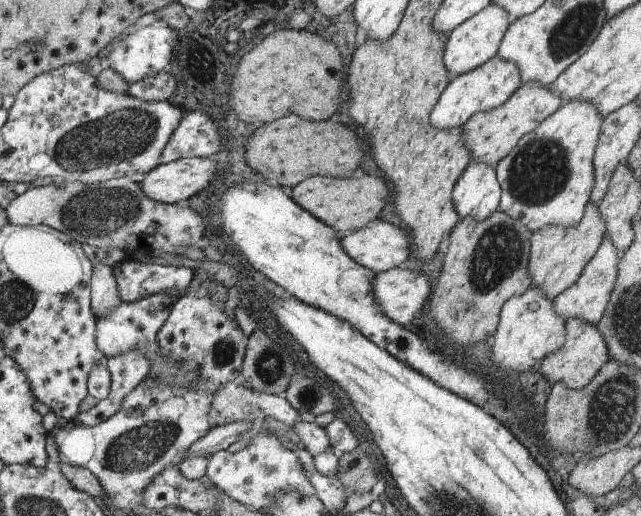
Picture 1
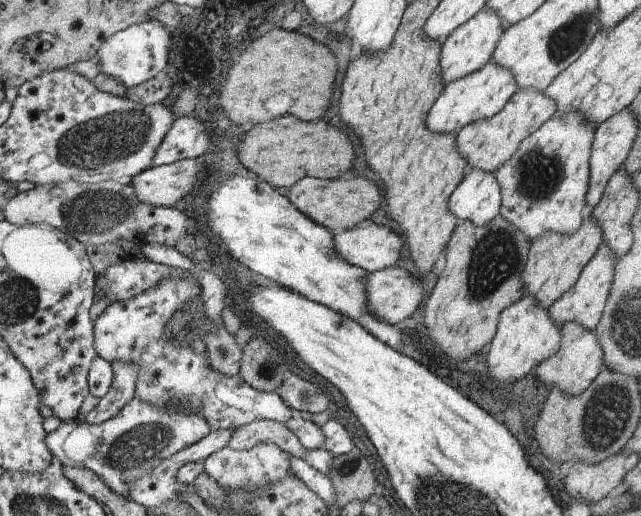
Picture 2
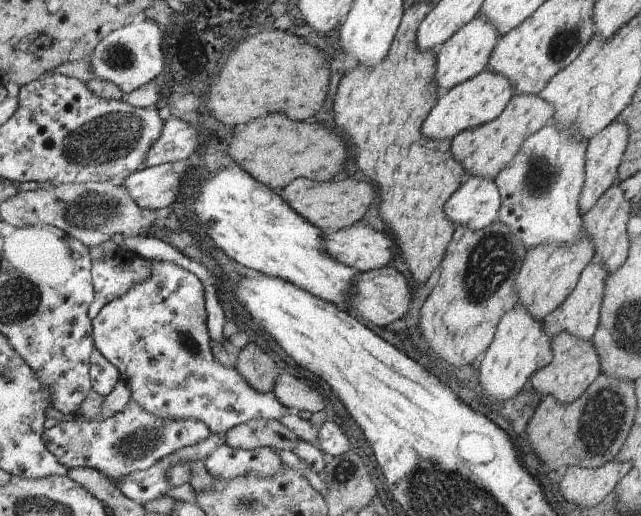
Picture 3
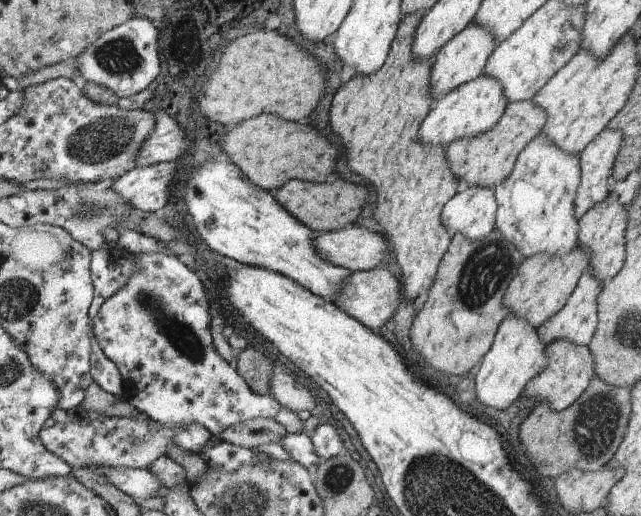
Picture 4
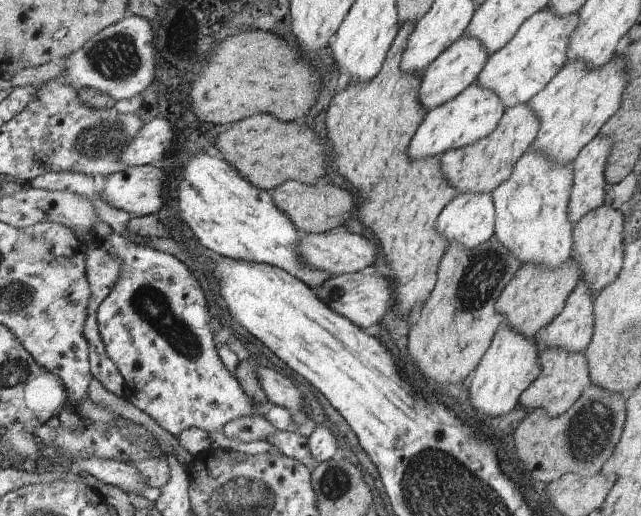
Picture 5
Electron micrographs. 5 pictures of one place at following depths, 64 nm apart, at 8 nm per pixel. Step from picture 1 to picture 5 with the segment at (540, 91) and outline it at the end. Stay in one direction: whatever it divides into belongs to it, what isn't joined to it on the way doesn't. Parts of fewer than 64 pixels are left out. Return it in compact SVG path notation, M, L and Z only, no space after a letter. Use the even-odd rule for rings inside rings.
M528 103L509 108L491 136L471 146L451 148L441 154L441 166L447 182L458 190L459 195L465 192L492 193L512 177L517 162L535 142L539 130L541 130L541 118L535 114L535 110Z

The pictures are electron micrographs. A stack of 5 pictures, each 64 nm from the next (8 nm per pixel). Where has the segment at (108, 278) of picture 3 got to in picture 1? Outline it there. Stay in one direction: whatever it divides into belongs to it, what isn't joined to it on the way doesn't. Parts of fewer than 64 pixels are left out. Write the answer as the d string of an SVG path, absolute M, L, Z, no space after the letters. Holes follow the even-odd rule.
M128 258L115 263L112 270L125 303L137 302L161 292L171 294L176 303L194 278L191 268L141 263Z

